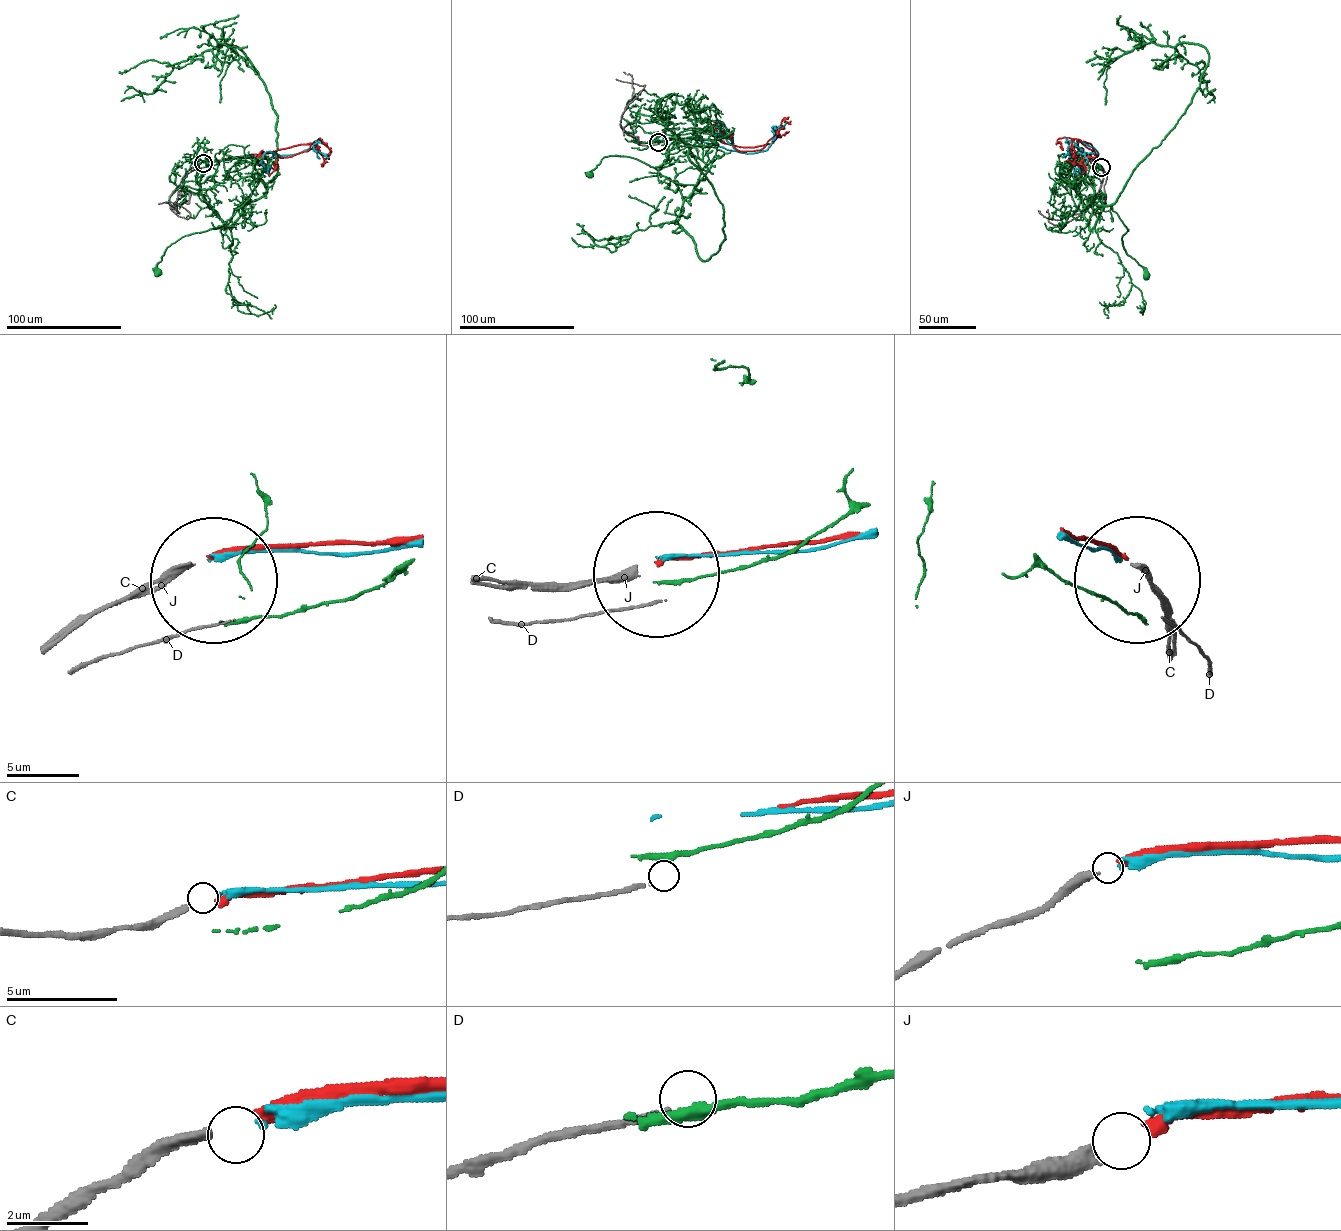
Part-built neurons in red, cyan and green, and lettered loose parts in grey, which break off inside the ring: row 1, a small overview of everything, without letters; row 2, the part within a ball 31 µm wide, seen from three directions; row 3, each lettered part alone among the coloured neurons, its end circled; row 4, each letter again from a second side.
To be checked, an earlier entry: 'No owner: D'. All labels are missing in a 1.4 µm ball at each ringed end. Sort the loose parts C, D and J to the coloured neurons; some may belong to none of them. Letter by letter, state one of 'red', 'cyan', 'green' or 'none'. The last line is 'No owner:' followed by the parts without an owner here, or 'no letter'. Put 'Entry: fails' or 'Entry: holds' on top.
Entry: holds
C: cyan
D: none
J: red
No owner: D

